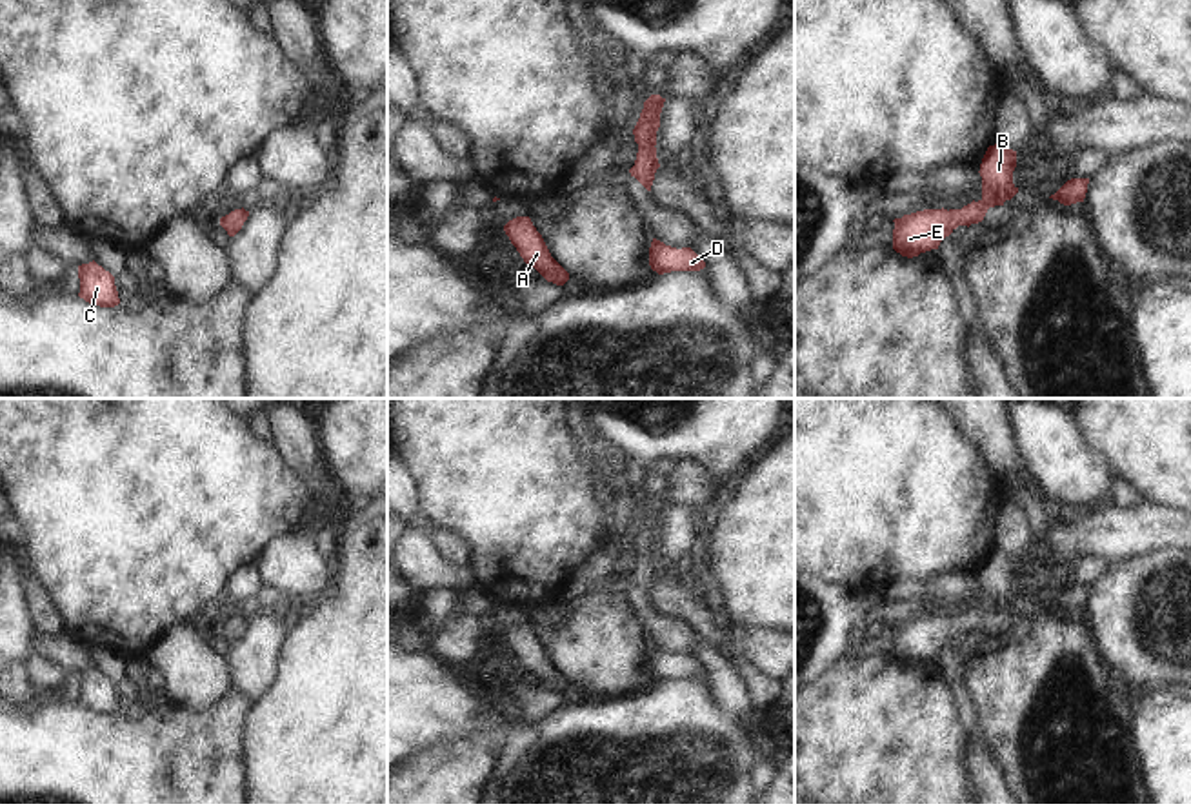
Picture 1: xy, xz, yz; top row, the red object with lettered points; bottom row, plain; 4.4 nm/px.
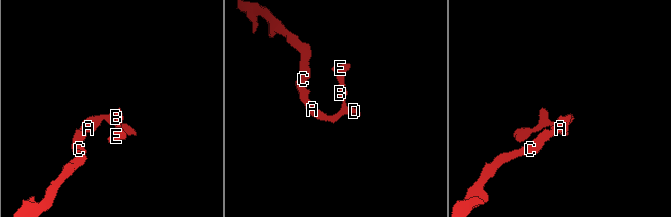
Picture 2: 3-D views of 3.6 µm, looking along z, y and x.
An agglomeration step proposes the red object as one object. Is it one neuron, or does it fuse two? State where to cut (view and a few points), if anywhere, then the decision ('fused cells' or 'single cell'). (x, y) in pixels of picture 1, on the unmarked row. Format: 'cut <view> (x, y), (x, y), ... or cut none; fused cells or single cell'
cut none; single cell

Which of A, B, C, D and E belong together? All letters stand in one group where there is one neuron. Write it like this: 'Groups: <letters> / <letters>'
Groups: A B C D E

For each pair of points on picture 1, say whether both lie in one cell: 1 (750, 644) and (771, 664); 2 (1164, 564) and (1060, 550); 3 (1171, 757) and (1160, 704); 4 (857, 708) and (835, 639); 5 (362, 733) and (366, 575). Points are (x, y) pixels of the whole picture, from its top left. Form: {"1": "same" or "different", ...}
{"1": "same", "2": "different", "3": "same", "4": "different", "5": "same"}

